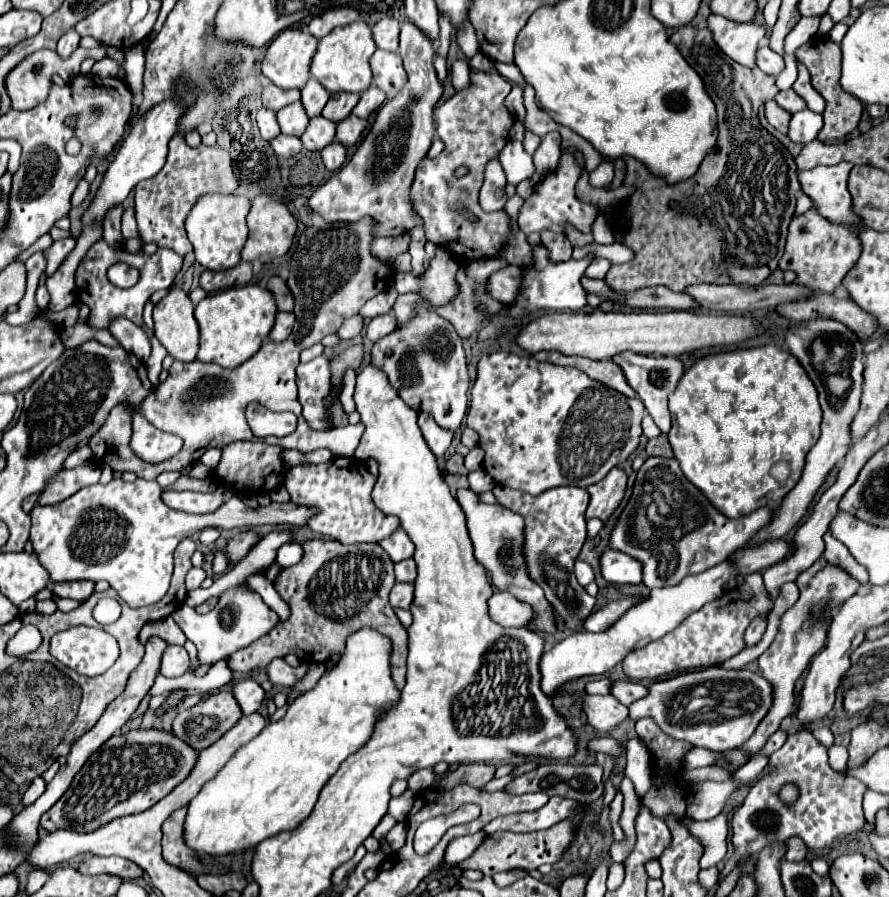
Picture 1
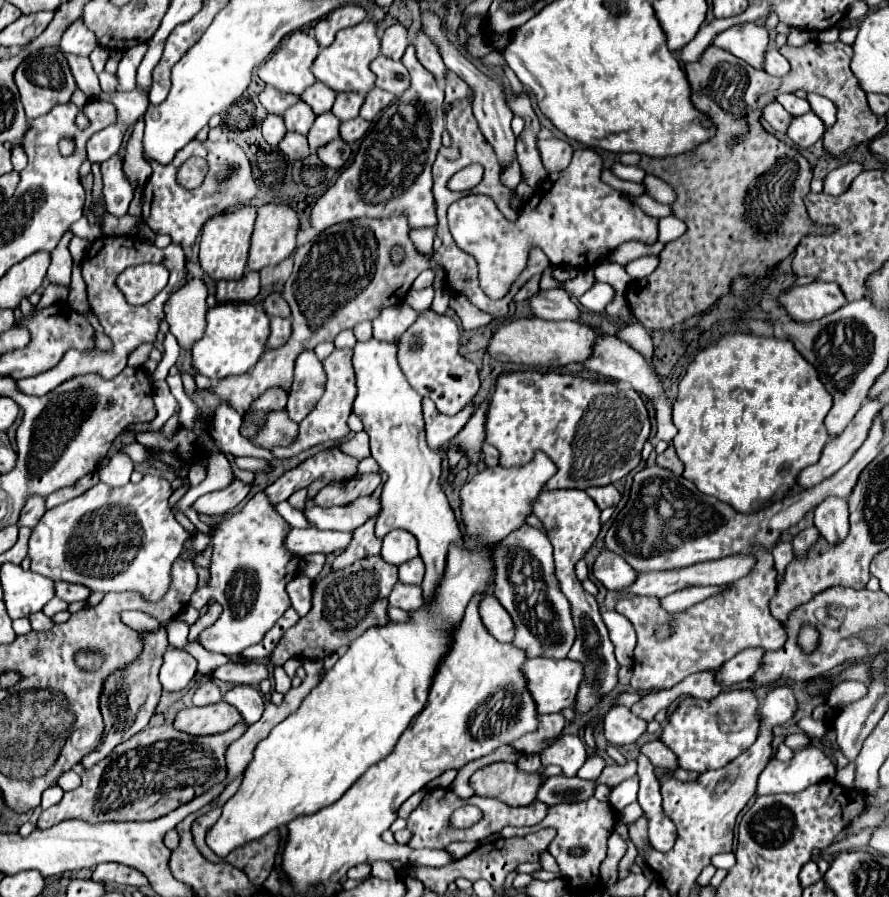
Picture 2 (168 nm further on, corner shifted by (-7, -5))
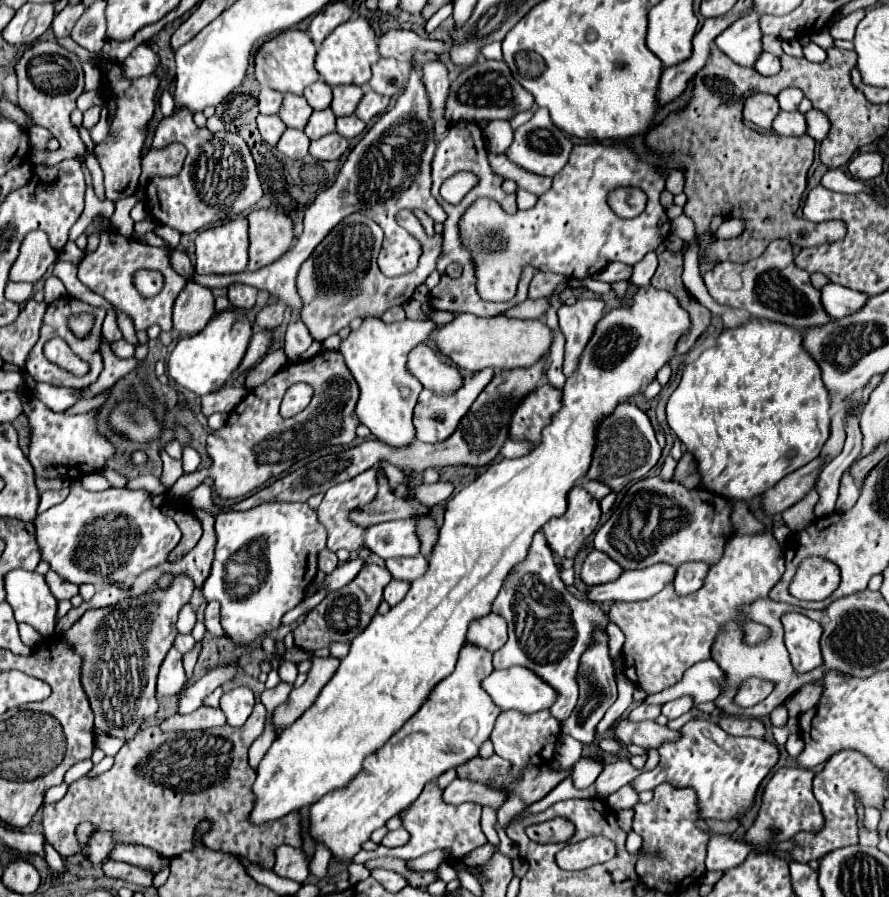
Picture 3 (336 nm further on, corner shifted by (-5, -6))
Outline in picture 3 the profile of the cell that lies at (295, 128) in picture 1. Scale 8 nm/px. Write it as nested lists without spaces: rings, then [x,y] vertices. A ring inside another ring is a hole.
[[[293,93],[283,95],[279,117],[283,119],[283,123],[287,127],[303,129],[307,119],[311,117],[311,113],[313,113],[313,109],[307,105],[307,99],[303,95],[293,95]]]

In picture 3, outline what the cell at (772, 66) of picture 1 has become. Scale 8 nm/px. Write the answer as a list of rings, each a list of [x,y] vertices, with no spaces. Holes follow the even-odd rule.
[[[761,53],[753,67],[755,67],[755,71],[759,71],[761,75],[777,75],[777,73],[781,71],[779,57],[775,57],[775,55],[771,55],[771,53]]]

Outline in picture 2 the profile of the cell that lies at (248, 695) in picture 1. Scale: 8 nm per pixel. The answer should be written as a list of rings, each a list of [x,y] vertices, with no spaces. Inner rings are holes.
[[[243,684],[235,686],[223,698],[241,712],[245,724],[257,722],[261,718],[261,714],[263,714],[263,706],[265,706],[263,694],[253,686],[243,686]]]

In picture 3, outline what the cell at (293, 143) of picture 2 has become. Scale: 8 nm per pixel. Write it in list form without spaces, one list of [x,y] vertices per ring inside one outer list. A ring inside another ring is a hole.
[[[287,129],[279,143],[277,143],[277,149],[285,155],[285,157],[291,157],[291,159],[303,159],[307,153],[309,153],[309,137],[303,133],[303,131],[297,131],[297,129]]]

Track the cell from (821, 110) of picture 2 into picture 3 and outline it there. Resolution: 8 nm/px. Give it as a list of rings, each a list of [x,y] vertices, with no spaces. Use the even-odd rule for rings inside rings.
[[[811,109],[805,115],[805,119],[807,119],[807,135],[811,139],[815,139],[817,143],[823,141],[827,137],[827,133],[829,133],[829,119],[817,109]]]

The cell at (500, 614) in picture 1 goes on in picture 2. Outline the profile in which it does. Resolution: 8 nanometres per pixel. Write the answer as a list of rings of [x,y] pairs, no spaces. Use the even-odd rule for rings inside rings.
[[[489,588],[489,592],[485,594],[481,606],[481,620],[485,624],[485,628],[499,640],[499,642],[511,642],[515,636],[515,628],[513,628],[513,620],[509,616],[509,612],[505,612],[505,608],[499,604],[499,600],[493,596],[493,590]]]

